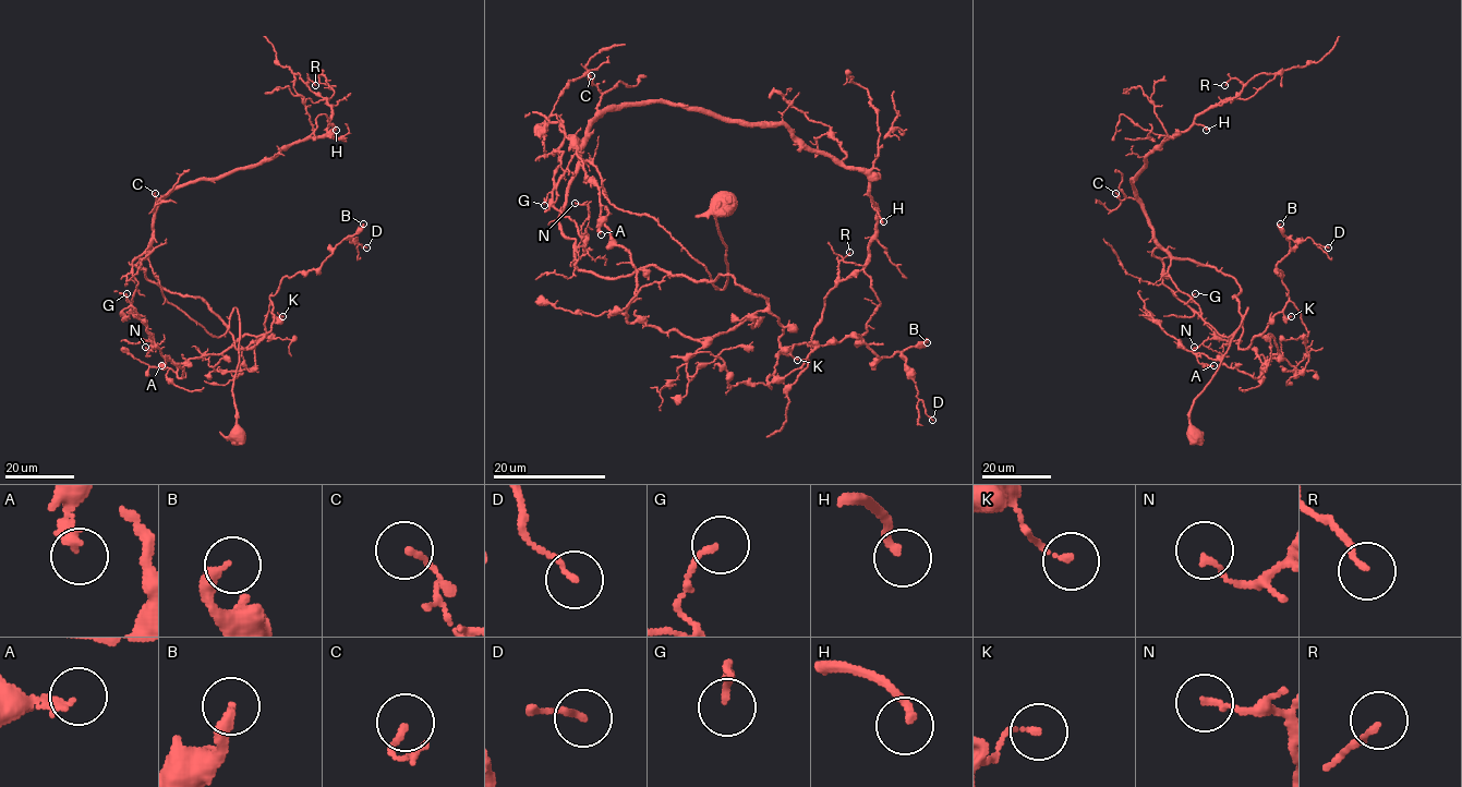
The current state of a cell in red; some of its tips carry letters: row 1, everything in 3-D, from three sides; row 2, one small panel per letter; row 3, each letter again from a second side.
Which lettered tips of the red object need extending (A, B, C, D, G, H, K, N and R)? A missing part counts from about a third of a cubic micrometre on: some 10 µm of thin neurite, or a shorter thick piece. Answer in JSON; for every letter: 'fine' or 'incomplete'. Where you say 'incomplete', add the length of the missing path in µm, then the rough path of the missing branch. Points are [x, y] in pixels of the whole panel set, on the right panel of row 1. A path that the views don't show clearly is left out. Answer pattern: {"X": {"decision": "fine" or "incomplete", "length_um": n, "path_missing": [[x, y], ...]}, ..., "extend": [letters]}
{"A": {"decision": "fine"}, "B": {"decision": "fine"}, "C": {"decision": "fine"}, "D": {"decision": "fine"}, "G": {"decision": "fine"}, "H": {"decision": "incomplete", "length_um": 40, "path_missing": [[1206, 130], [1218, 140], [1220, 154], [1244, 170], [1264, 162], [1271, 146]]}, "K": {"decision": "fine"}, "N": {"decision": "fine"}, "R": {"decision": "fine"}, "extend": ["H"]}

